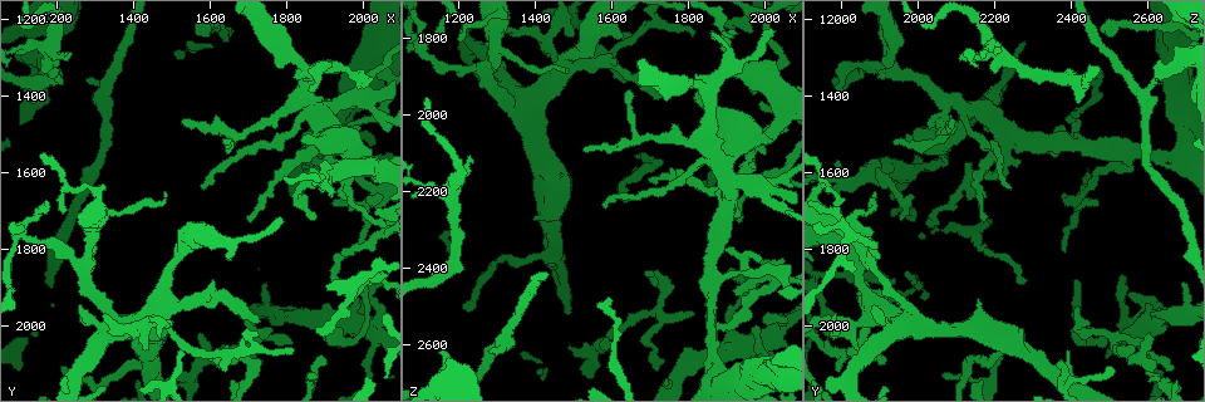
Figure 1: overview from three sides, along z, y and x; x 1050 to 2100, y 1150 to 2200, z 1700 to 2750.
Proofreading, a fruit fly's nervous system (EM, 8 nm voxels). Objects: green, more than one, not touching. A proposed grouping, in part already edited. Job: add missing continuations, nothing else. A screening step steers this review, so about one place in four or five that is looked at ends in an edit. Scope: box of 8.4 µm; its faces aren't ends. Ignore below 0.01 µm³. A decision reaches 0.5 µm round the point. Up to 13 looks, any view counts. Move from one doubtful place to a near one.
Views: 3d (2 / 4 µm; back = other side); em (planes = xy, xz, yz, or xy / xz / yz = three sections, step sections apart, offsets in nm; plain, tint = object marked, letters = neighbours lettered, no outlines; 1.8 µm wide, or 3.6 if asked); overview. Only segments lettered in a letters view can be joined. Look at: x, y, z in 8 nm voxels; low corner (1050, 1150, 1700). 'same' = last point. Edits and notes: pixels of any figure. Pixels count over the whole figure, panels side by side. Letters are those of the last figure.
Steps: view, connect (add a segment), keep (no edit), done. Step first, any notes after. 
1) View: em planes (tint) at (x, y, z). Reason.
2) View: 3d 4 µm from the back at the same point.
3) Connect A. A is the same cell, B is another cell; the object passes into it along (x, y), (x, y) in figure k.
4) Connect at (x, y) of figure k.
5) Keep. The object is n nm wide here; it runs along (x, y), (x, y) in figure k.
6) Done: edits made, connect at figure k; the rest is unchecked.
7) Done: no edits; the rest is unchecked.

View: em planes (tint) at (1275, 1370, 2620).

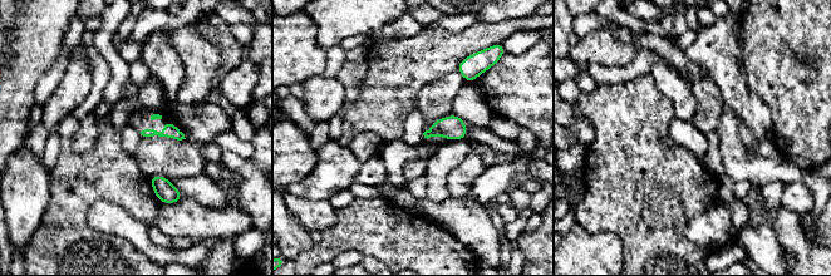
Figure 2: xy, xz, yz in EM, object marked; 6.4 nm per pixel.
View: em planes (letters) at the same point.

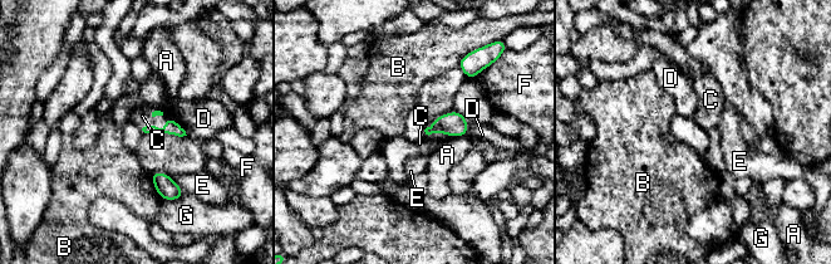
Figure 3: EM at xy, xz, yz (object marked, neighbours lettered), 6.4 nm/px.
Connect C. The longest contact is with D, 190 nm; C is the same cell, A, B, D, E, F and G are other cells; the object passes into it along (172, 127), (157, 127), (142, 116) in figure 3; the neuron continues.

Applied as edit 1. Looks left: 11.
View: em planes (tint) at (1640, 2060, 2220). Tapers out.

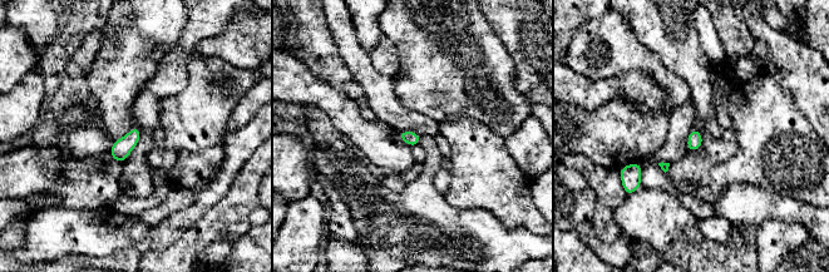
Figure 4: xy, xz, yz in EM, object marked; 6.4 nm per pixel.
View: em planes (letters) at the same point.

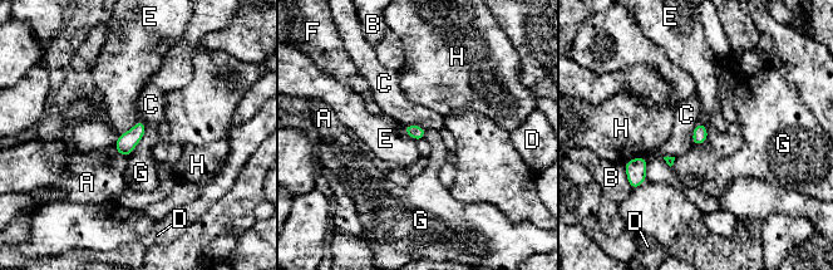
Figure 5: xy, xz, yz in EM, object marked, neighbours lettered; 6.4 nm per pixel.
Keep. The object is 90 nm wide here; A, B, C, D, E, F, G and H are other cells; a border runs along (138, 121), (124, 131), (113, 146) in figure 5; no lettered segment goes on from it.

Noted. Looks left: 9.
View: 3d 4 µm at (1220, 2105, 2490). An open end.

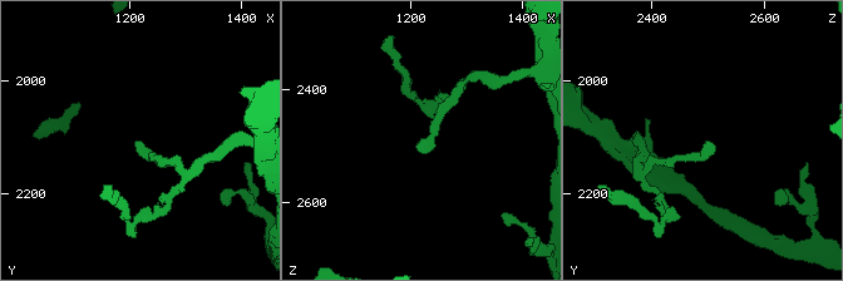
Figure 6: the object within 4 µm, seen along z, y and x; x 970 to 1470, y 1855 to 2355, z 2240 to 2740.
View: em xz step 4 (letters) at (1210, 2105, 2500). Now the EM.

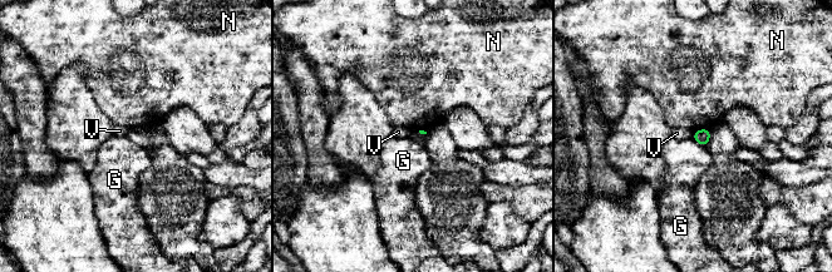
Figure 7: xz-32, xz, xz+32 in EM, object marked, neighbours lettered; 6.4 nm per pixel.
View: em planes (letters) at the same point. Another direction.

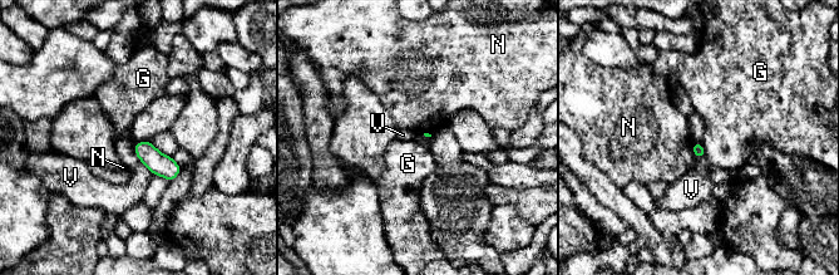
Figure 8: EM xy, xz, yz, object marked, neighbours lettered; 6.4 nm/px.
Keep. G, N and V are other cells; a border runs along (700, 142), (706, 157) in figure 8; no lettered segment goes on from it.

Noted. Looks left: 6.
View: em planes (letters) at (1325, 1965, 1785). Branch stops here.

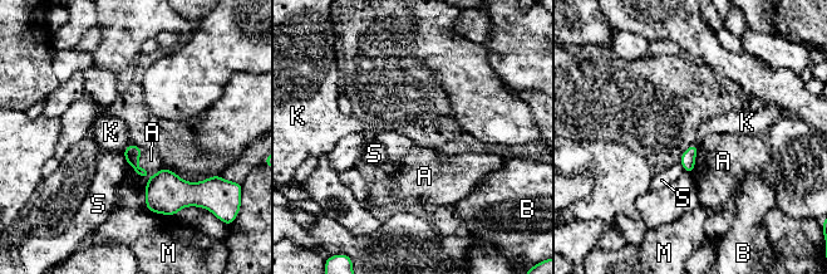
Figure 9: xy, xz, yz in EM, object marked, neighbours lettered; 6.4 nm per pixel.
Keep. A, B, K, M and S are other cells; a border runs along (129, 142), (122, 152) in figure 9; no lettered segment goes on from it.

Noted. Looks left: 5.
View: em planes (letters) at (1840, 1525, 1985).

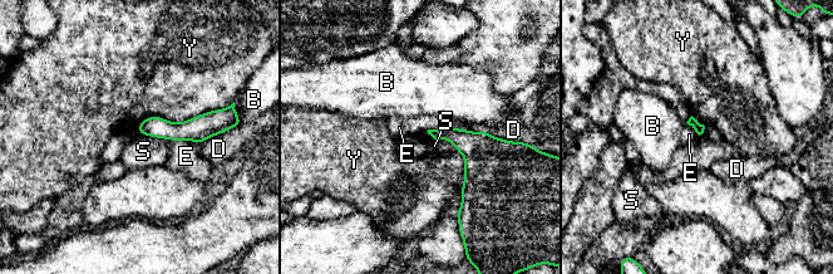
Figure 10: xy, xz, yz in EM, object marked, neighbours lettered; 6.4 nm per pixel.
Keep. B, D, E, S and Y are other cells; none of them fits.

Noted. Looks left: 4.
Done: edits made, connect at figure 3; the rest is unchecked.

